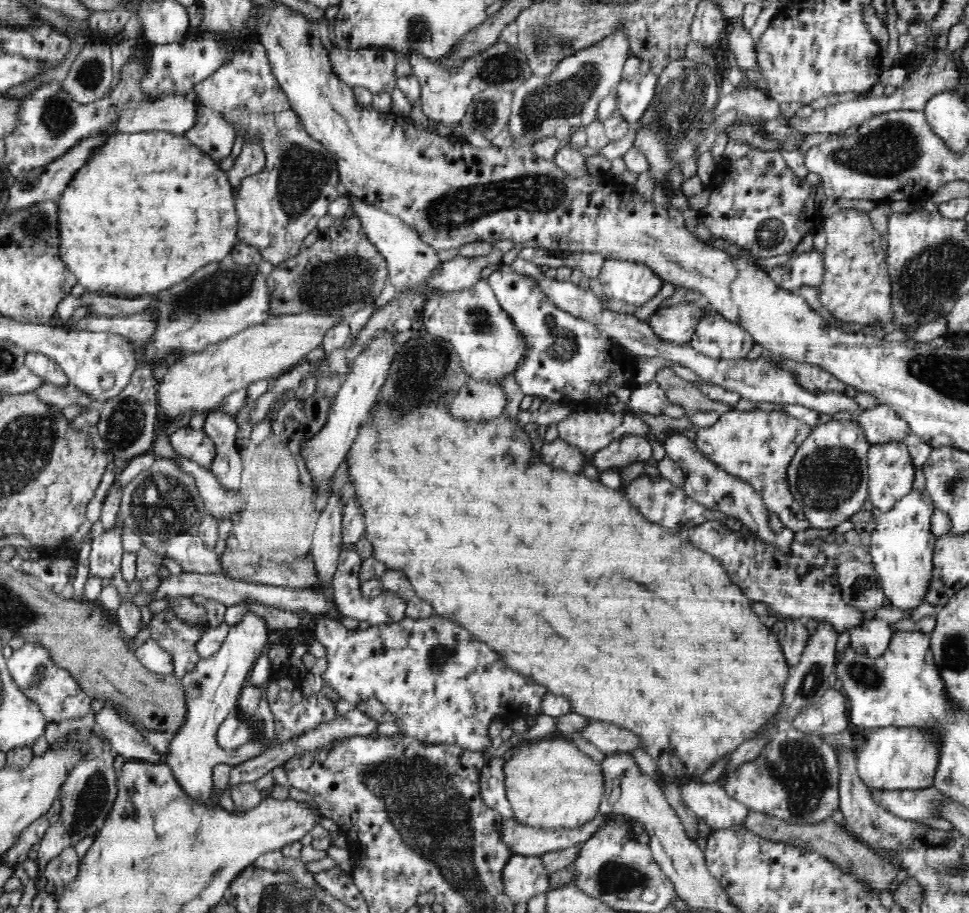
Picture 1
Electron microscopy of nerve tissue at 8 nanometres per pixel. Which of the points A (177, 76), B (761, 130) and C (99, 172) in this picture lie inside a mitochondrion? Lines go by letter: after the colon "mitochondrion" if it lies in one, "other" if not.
A: other
B: other
C: other

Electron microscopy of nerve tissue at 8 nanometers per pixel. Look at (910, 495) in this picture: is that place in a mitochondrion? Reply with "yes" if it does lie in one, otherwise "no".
no

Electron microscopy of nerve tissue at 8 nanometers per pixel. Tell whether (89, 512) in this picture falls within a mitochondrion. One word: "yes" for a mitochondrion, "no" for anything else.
no

